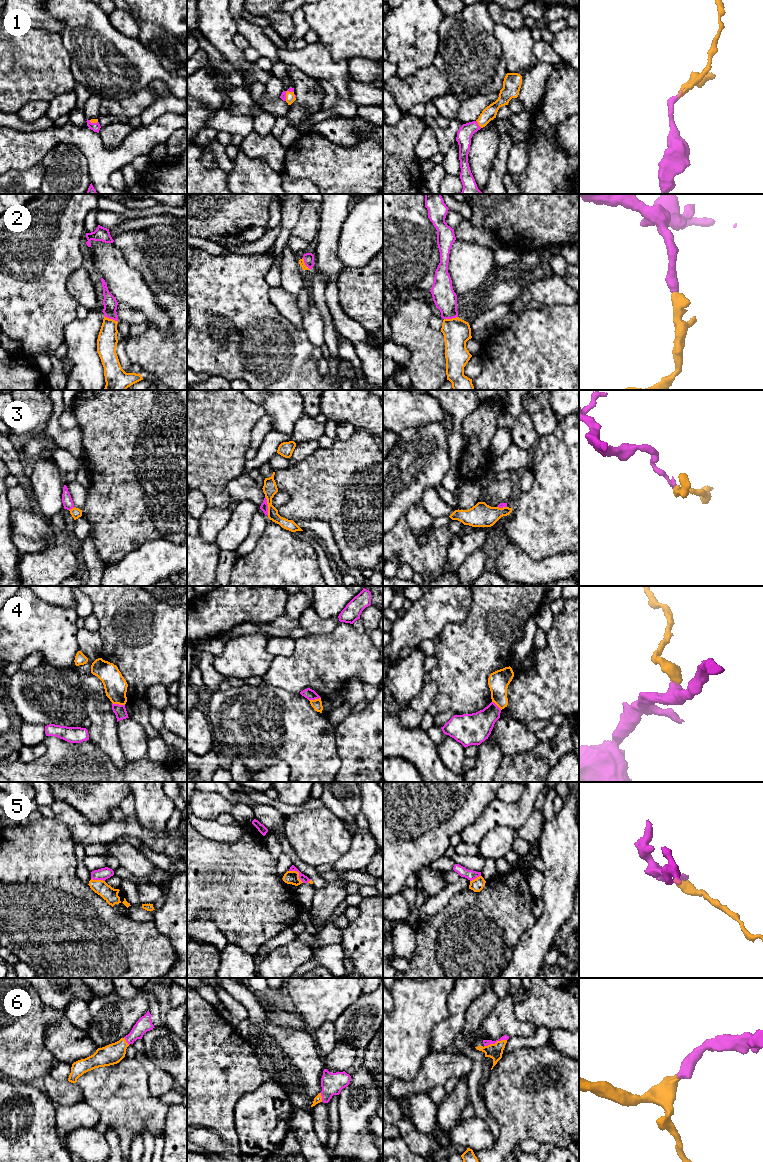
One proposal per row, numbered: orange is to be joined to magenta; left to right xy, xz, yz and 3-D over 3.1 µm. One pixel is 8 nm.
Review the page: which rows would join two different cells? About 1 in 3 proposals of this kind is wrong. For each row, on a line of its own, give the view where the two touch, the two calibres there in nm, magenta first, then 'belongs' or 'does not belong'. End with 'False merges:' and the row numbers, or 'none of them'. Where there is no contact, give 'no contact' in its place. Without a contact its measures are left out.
1: contact in xz; calibres 50 and 80 nm; belongs
2: contact in yz; calibres 190 and 220 nm; belongs
3: contact in xz; calibres 60 and 110 nm; does not belong
4: contact in xy; calibres 100 and 180 nm; does not belong
5: contact in xz; calibres 60 and 110 nm; does not belong
6: contact in yz; calibres 50 and 120 nm; belongs
False merges: 3, 4, 5

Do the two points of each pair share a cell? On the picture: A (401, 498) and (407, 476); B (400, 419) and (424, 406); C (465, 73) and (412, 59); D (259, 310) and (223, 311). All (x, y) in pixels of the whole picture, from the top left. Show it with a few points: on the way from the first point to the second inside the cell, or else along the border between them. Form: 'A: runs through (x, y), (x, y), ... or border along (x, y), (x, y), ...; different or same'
A: runs through (401, 493), (402, 481); same
B: runs through (406, 413), (409, 410), (418, 410); same
C: border along (438, 41), (437, 54), (432, 64); different
D: runs through (250, 312), (232, 312); same

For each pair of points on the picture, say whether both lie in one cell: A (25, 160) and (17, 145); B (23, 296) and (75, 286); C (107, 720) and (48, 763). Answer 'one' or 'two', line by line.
A: one
B: two
C: two

